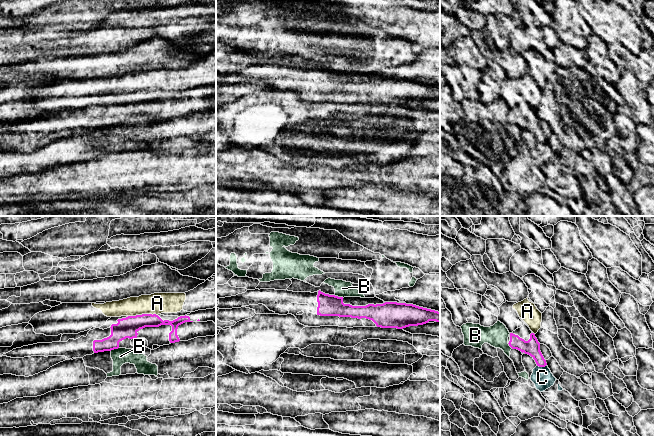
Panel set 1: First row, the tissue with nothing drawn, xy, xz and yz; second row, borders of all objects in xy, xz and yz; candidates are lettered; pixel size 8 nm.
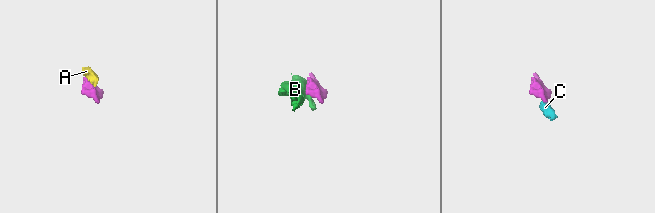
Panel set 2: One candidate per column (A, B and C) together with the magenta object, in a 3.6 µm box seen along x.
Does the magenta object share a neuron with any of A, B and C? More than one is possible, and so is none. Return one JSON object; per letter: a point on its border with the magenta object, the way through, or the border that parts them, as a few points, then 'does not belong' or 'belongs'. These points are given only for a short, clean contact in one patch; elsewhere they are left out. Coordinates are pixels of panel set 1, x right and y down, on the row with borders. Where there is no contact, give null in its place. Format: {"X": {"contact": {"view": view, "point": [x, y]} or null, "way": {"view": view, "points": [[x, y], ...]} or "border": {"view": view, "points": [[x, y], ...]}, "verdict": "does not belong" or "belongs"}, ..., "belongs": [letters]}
{"A": {"contact": {"view": "xy", "point": [142, 314]}, "verdict": "does not belong"}, "B": {"contact": {"view": "xz", "point": [339, 297]}, "verdict": "does not belong"}, "C": {"contact": {"view": "yz", "point": [541, 366]}, "border": {"view": "yz", "points": [[546, 364], [544, 366], [537, 366]]}, "verdict": "does not belong"}, "belongs": []}

